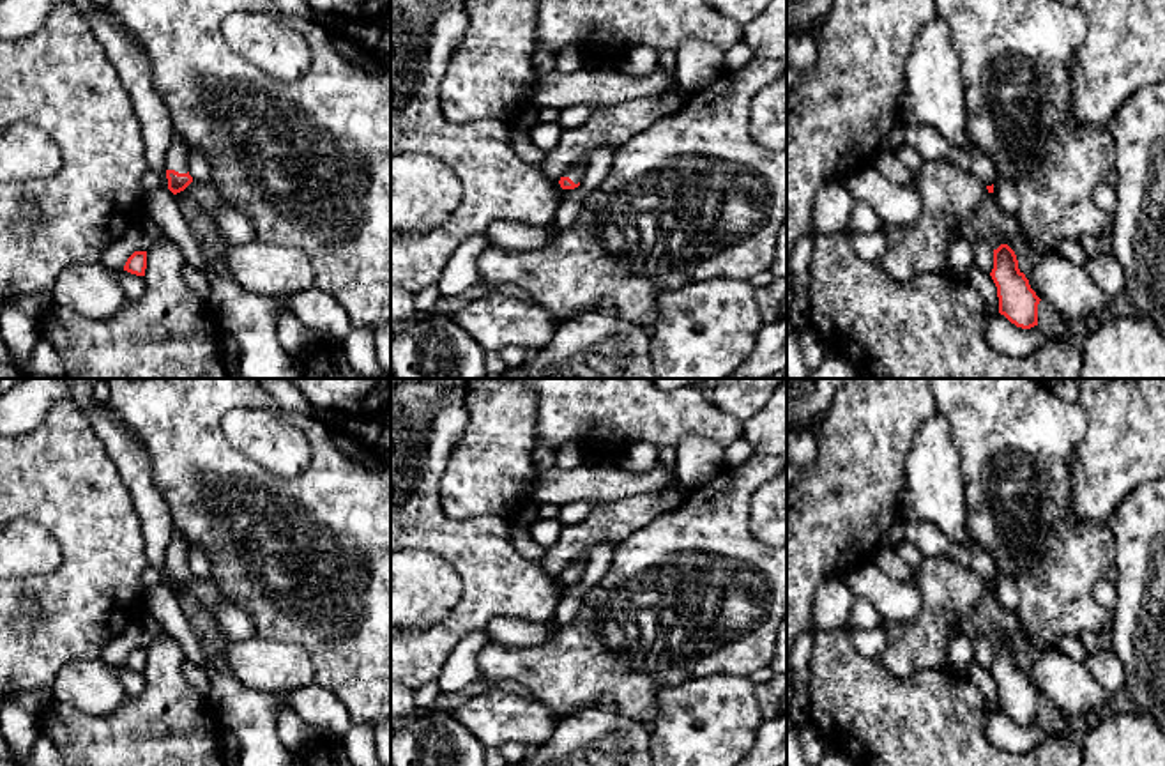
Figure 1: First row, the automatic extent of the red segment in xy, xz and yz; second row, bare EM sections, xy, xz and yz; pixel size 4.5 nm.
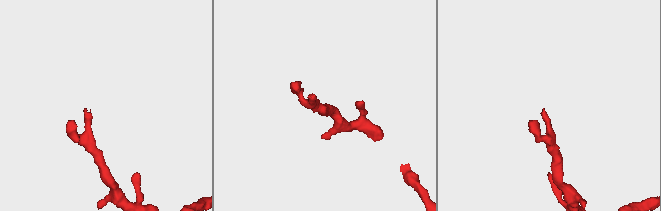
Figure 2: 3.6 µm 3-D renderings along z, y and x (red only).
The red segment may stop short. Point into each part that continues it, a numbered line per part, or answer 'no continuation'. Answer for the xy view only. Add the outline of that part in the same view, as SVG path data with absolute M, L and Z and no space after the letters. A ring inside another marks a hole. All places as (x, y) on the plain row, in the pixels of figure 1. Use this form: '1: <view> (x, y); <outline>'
1: xy (179, 545); M173 531L173 536L166 548L166 566L187 570L189 568L187 566L189 550L191 550L189 540L182 532Z

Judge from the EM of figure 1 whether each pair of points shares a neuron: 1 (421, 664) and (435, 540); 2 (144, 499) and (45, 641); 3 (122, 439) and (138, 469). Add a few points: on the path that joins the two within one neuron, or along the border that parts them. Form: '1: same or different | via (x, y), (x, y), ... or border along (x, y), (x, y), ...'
1: same | via (449, 632), (471, 611), (471, 570), (467, 566)
2: different | border along (117, 473), (138, 517), (145, 551)
3: same | via (122, 446), (133, 462)

